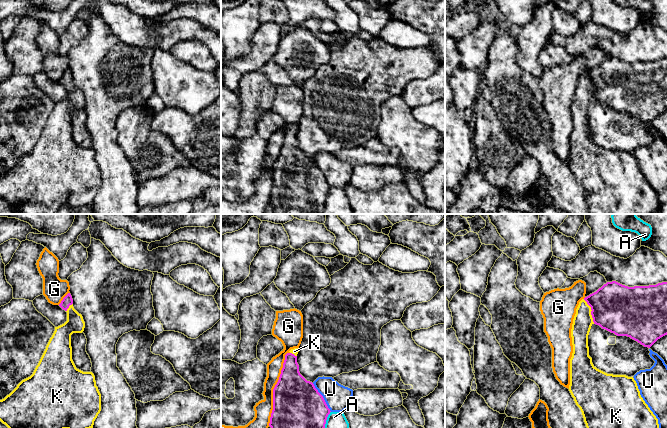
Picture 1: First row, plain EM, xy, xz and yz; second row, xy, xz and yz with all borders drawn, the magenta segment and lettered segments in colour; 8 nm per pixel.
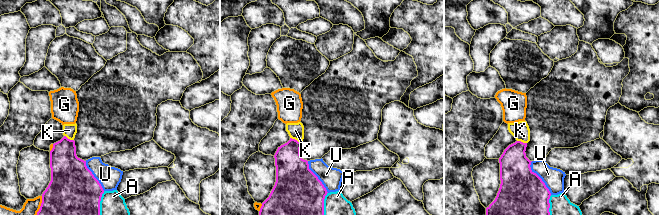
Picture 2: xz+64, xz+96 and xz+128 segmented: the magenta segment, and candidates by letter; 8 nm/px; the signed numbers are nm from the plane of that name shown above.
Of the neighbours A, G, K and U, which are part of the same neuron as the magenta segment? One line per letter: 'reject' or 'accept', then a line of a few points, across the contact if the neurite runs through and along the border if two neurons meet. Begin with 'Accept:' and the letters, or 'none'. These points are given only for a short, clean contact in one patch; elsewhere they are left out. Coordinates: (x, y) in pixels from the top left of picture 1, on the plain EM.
Accept: K
A: reject
G: reject
K: accept | yz (622, 86), (591, 87), (582, 98)
U: reject

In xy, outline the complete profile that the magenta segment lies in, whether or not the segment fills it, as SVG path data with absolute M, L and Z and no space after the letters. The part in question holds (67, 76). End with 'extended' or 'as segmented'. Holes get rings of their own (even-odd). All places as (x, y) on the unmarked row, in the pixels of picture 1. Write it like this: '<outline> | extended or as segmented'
M70 69L59 82L67 88L67 97L55 103L33 150L0 176L0 197L19 213L56 214L63 205L79 209L93 204L101 187L101 170L94 150L77 145L72 136L71 111L82 109L85 98L82 91L74 85Z | extended

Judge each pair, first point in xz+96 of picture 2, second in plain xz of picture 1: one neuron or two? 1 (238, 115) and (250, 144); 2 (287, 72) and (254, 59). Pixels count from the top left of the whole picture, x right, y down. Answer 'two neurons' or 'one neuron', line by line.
1: two neurons
2: two neurons

